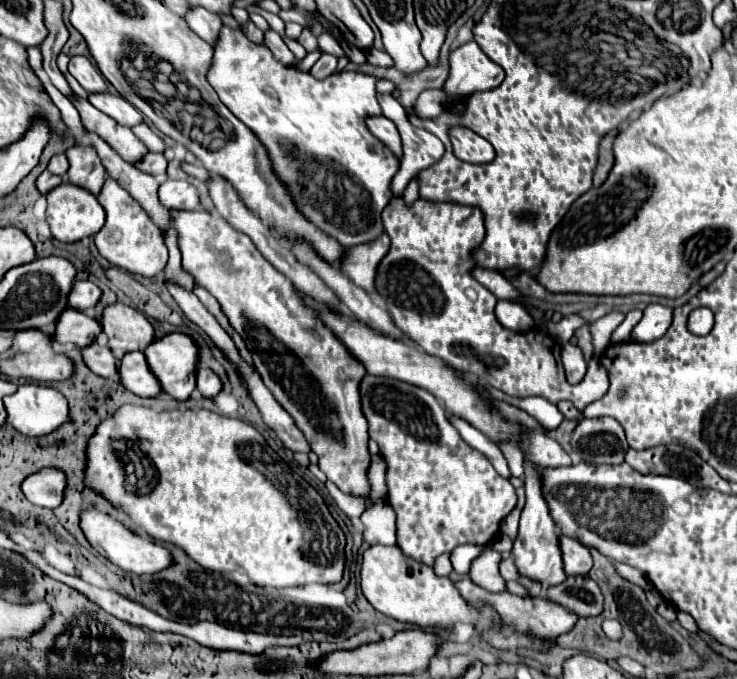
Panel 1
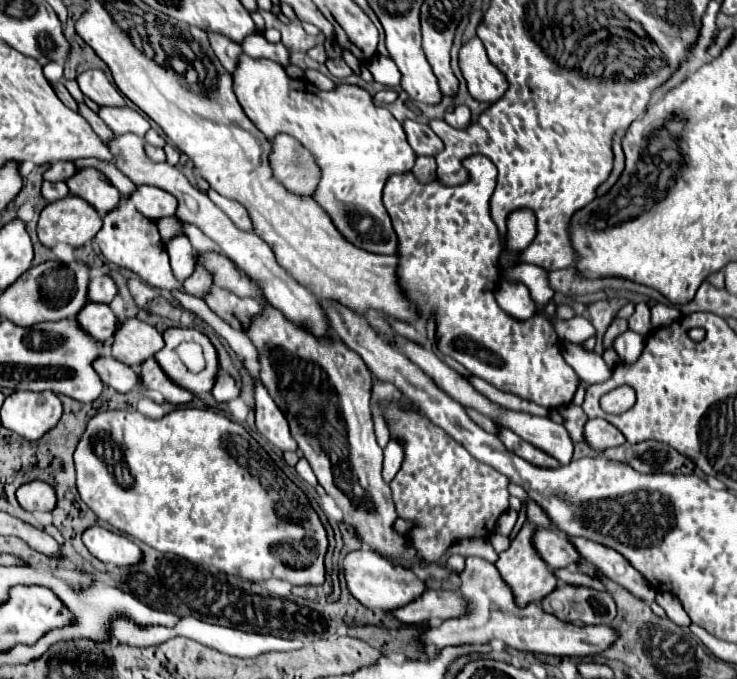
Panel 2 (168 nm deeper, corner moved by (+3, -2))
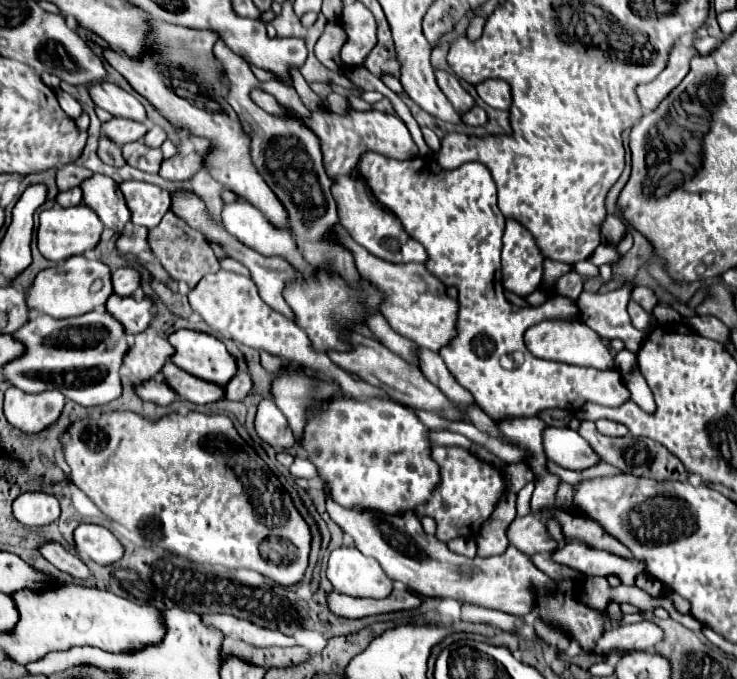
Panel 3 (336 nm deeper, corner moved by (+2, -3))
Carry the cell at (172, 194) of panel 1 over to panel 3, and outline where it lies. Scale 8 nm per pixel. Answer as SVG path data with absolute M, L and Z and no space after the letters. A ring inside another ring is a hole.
M123 181L119 189L125 195L127 207L131 211L131 221L139 227L147 227L147 229L157 227L161 217L171 207L169 191L157 185L143 181Z

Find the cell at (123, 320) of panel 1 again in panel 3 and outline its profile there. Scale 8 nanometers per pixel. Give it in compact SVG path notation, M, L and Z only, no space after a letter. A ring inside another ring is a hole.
M147 329L135 335L135 347L123 358L120 374L126 375L135 383L145 383L161 373L163 365L171 361L175 349L171 343L157 335L157 331Z

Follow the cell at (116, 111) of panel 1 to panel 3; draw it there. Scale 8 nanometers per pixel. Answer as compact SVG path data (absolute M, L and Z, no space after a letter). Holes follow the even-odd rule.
M113 117L111 121L101 125L101 133L121 147L125 143L139 141L147 133L147 127L143 123L137 123L137 121L129 121L129 119L123 119L123 117Z

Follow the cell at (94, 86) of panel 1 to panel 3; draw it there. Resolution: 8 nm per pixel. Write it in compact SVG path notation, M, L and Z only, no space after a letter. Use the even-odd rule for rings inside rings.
M109 81L91 85L89 93L91 93L91 99L95 101L95 105L109 111L113 117L133 119L139 123L145 123L145 119L147 119L145 107L139 103L139 99Z

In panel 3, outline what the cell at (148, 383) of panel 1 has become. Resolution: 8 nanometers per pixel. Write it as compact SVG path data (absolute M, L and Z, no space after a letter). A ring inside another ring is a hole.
M167 363L167 367L163 367L163 373L167 377L167 383L171 383L171 387L175 387L175 393L195 405L215 403L225 397L225 389L221 385L203 381L203 379L179 369L175 363Z

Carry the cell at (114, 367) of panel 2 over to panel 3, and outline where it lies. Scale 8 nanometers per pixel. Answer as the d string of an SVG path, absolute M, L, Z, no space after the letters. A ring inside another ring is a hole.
M159 375L159 379L151 379L151 383L141 383L135 389L143 401L151 401L157 405L169 405L177 401L177 393L167 385L163 375Z

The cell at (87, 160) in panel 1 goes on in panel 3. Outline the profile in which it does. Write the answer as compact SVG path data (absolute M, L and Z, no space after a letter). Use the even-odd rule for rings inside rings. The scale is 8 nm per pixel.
M93 175L83 185L83 203L91 207L105 227L121 233L131 219L131 213L125 205L123 193L117 183L105 175Z

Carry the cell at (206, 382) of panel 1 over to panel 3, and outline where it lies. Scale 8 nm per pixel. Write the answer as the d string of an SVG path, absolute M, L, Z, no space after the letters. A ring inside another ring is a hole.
M237 373L235 379L231 379L231 383L225 385L225 399L231 399L231 401L243 401L249 391L253 387L253 381L247 373Z

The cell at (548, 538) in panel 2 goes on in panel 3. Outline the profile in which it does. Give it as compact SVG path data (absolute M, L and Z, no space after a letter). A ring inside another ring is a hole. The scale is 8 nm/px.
M535 515L515 517L507 527L507 537L511 545L515 545L519 551L523 551L529 557L535 553L549 555L549 551L555 551L557 547L551 535L547 535L545 523Z

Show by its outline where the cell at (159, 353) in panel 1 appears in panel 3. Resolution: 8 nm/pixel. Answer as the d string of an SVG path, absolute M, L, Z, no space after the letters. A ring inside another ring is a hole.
M181 329L169 335L169 343L175 347L175 355L171 357L173 363L191 375L227 385L237 373L235 357L219 339L207 333Z

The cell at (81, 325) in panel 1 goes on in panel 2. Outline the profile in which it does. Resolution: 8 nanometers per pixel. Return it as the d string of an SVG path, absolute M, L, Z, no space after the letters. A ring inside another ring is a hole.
M88 302L78 312L76 320L78 320L78 326L82 326L82 330L98 342L110 340L118 324L116 314L106 304L94 304L94 302Z

